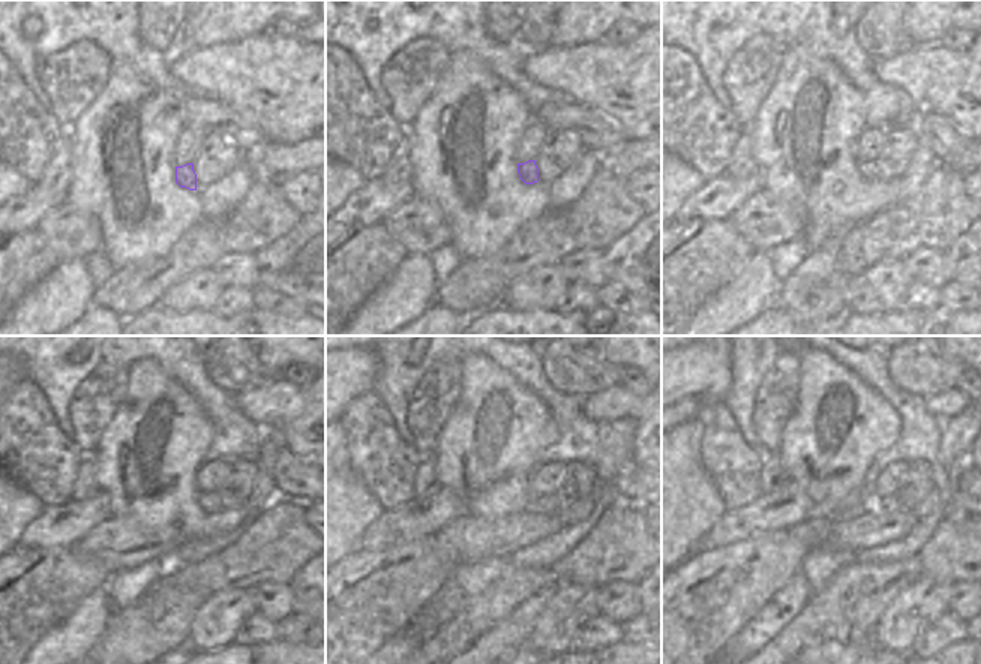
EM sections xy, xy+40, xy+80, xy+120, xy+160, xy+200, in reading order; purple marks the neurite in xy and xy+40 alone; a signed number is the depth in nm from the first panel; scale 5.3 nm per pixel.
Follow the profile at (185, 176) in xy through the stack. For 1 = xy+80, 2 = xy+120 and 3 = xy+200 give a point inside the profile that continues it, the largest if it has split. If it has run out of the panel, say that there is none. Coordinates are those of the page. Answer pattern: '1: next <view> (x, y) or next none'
1: next xy+80 (867, 168)
2: next xy+120 (210, 502)
3: next xy+200 (885, 505)

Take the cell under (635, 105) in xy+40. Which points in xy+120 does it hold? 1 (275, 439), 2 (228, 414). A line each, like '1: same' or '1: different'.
1: different
2: different

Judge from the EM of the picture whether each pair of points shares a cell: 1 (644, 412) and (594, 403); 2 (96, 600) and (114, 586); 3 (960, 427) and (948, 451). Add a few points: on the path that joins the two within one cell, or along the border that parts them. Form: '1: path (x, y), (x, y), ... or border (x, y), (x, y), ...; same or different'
1: path (632, 406), (606, 405); same
2: border (101, 588), (111, 610); different
3: path (959, 433), (953, 445); same

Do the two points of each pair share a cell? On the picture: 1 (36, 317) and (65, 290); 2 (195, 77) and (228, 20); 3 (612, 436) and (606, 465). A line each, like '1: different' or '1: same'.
1: same
2: different
3: same

